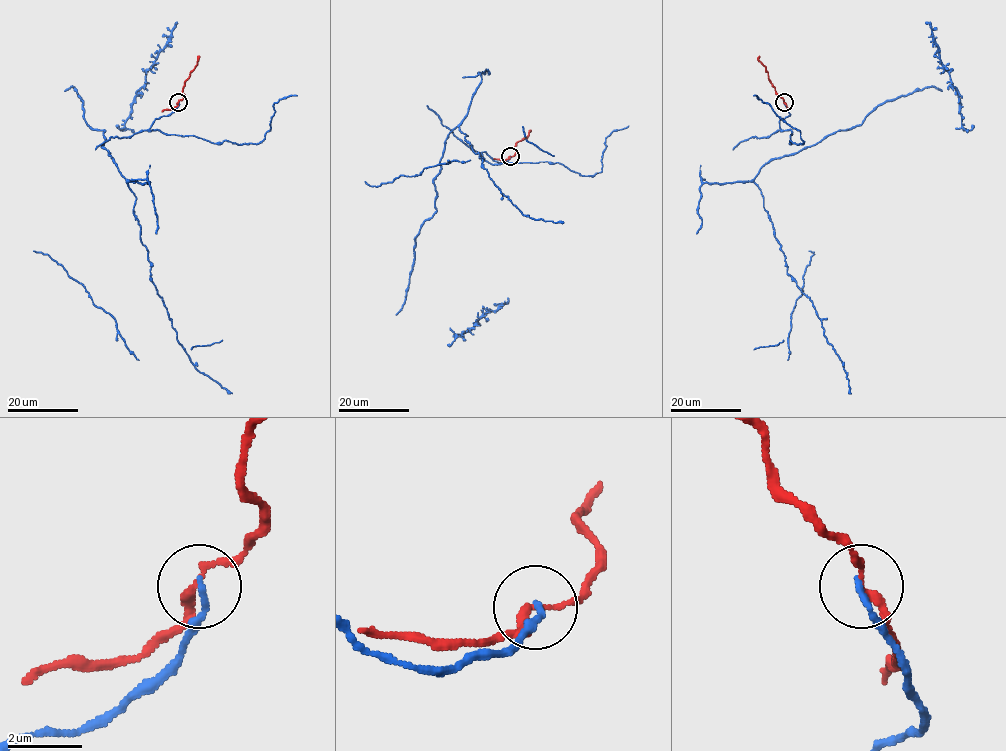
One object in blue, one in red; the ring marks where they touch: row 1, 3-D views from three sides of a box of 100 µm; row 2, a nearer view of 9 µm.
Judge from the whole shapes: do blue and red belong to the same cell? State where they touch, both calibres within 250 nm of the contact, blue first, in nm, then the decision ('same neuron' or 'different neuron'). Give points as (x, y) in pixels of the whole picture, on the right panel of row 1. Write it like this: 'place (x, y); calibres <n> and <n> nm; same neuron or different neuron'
place (784, 102); calibres 160 and 200 nm; different neuron

